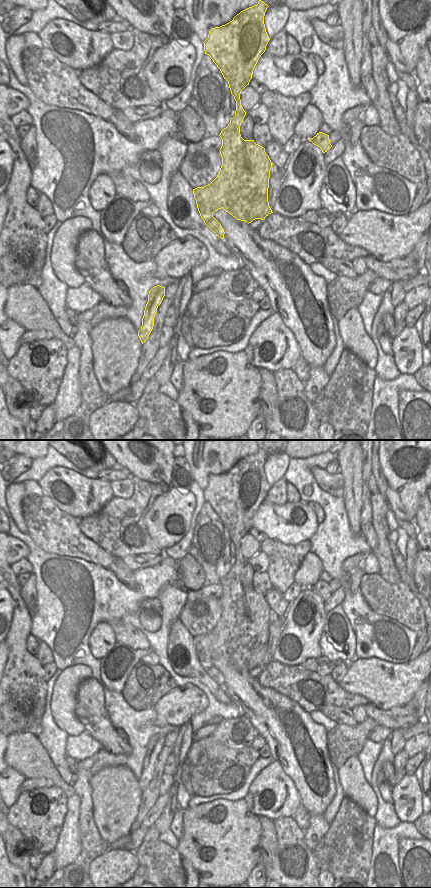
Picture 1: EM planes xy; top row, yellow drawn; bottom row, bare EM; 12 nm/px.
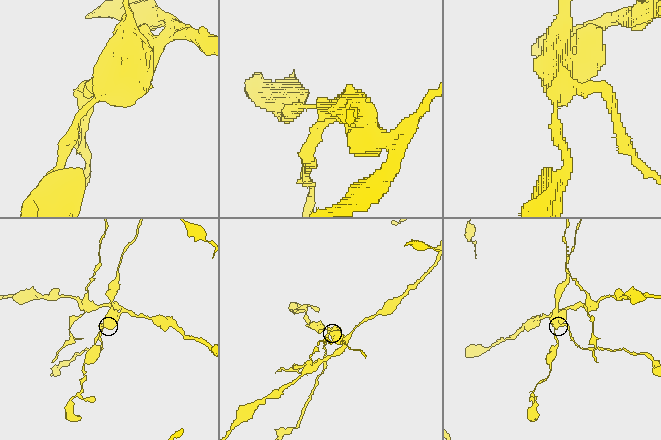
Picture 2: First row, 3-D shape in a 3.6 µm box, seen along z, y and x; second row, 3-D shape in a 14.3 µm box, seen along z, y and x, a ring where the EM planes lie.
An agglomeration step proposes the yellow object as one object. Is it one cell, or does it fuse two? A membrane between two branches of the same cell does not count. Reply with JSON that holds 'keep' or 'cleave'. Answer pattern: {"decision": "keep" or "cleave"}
{"decision": "cleave"}

